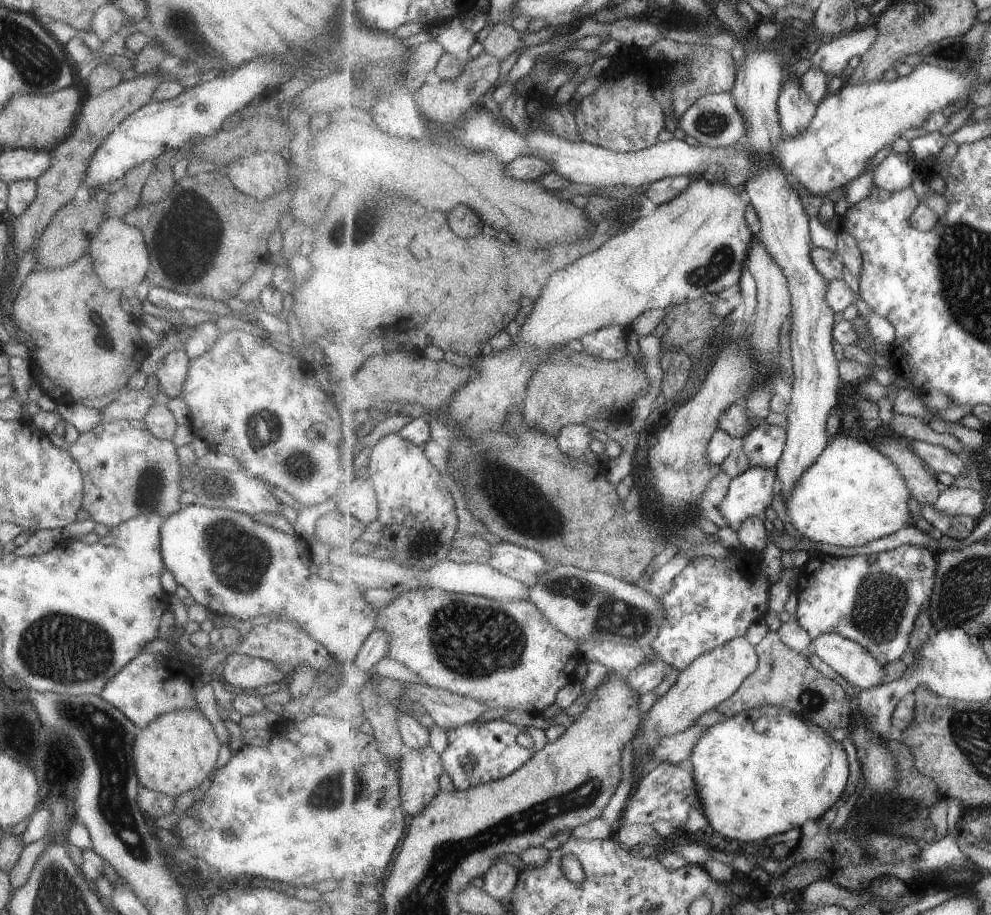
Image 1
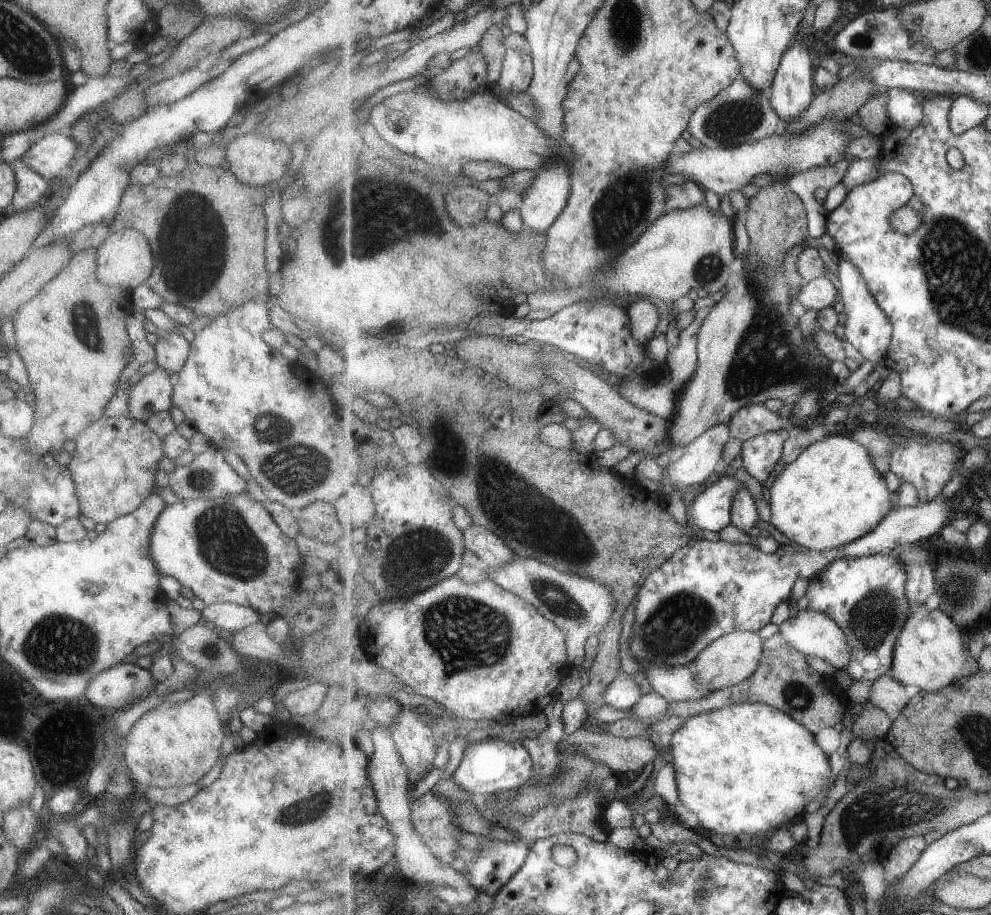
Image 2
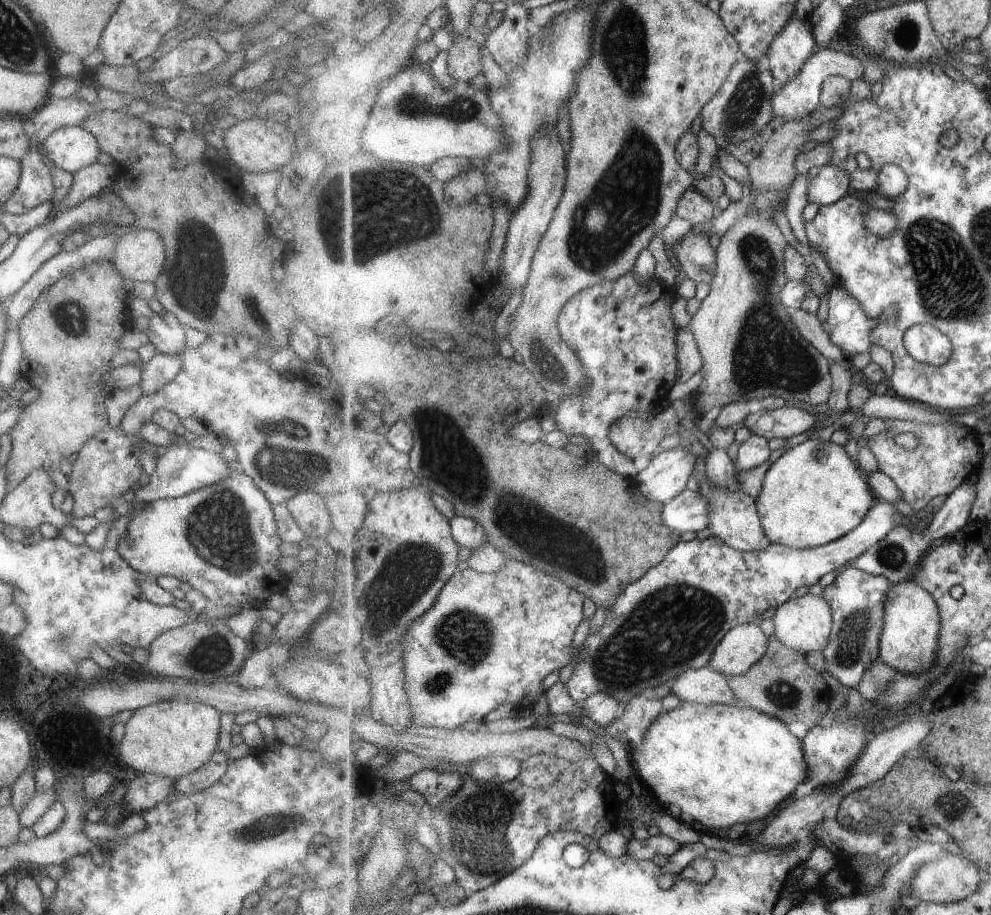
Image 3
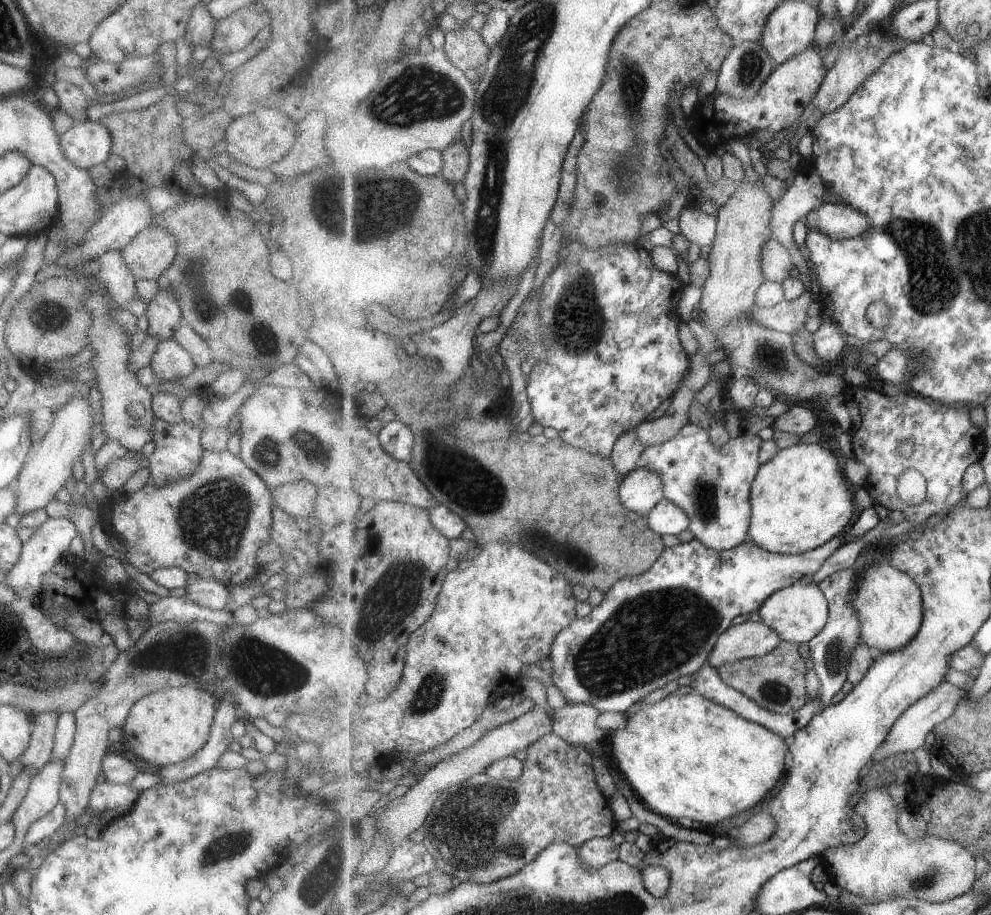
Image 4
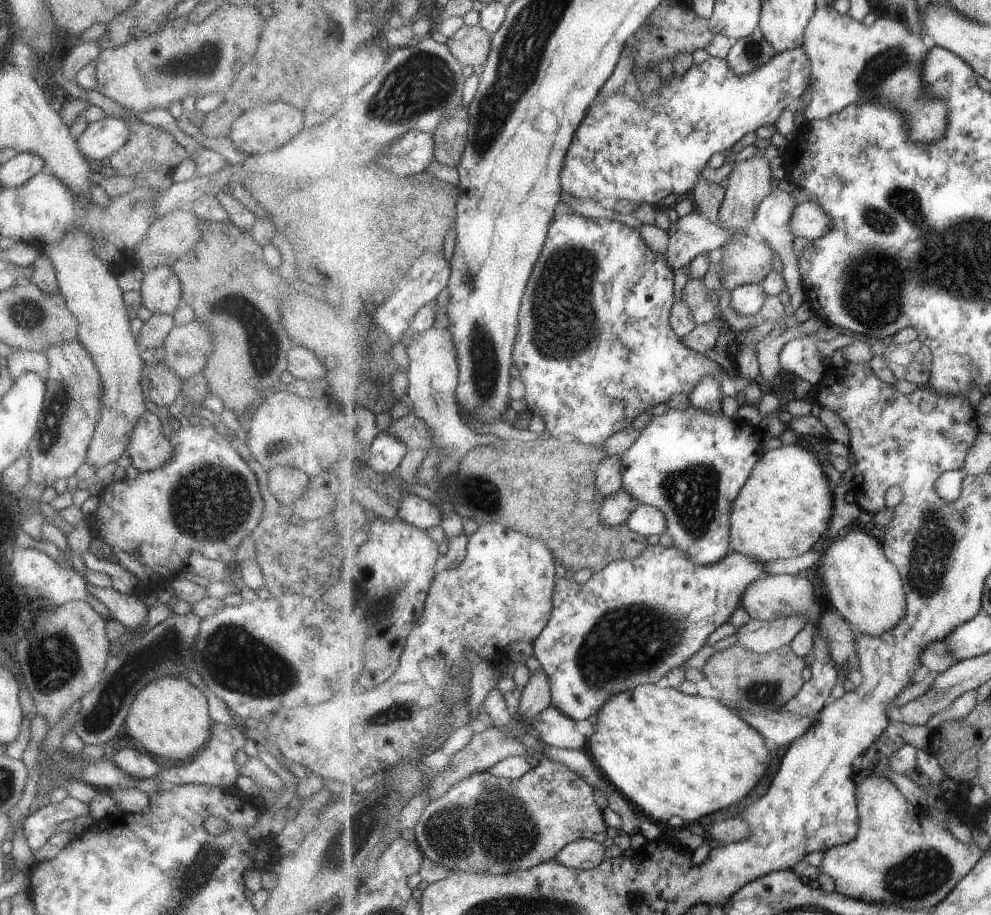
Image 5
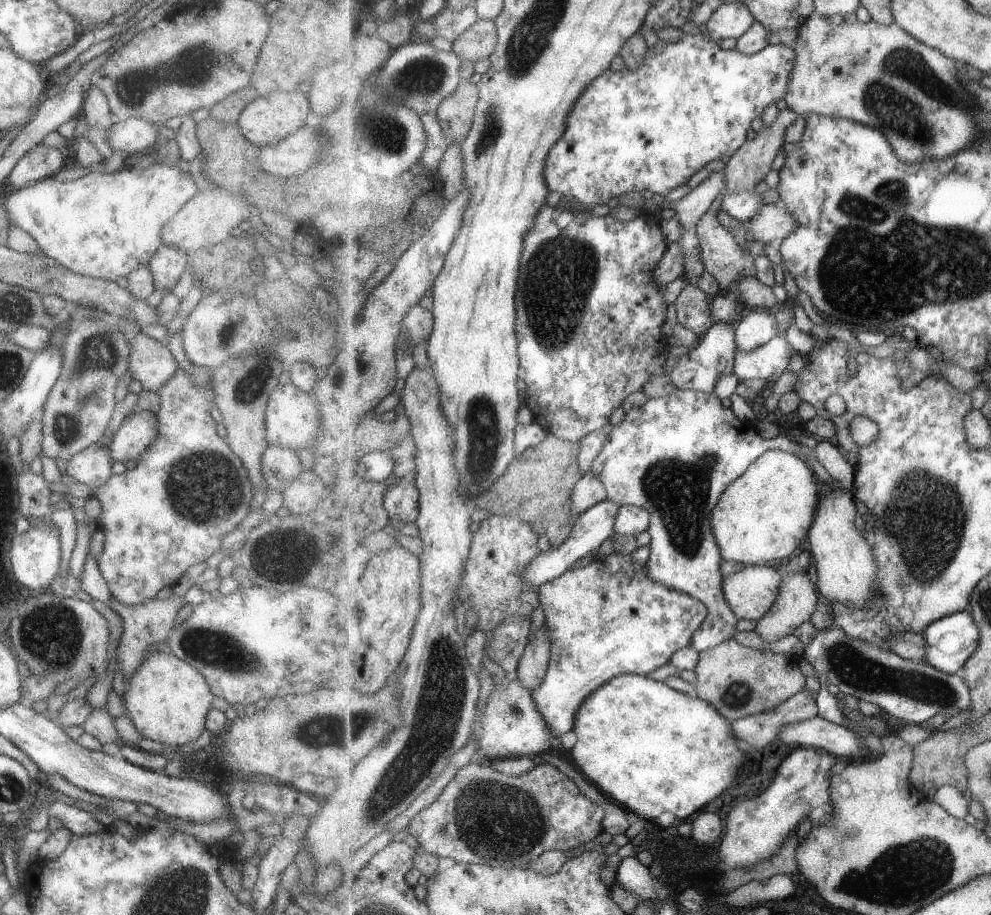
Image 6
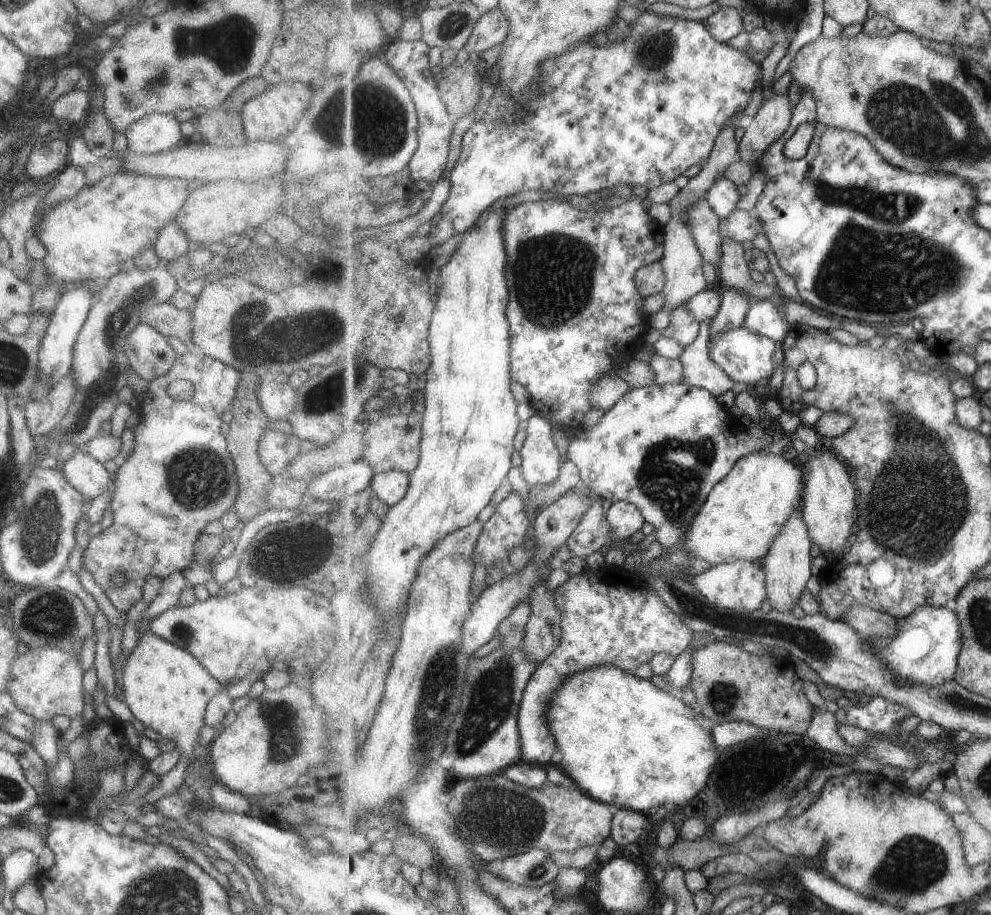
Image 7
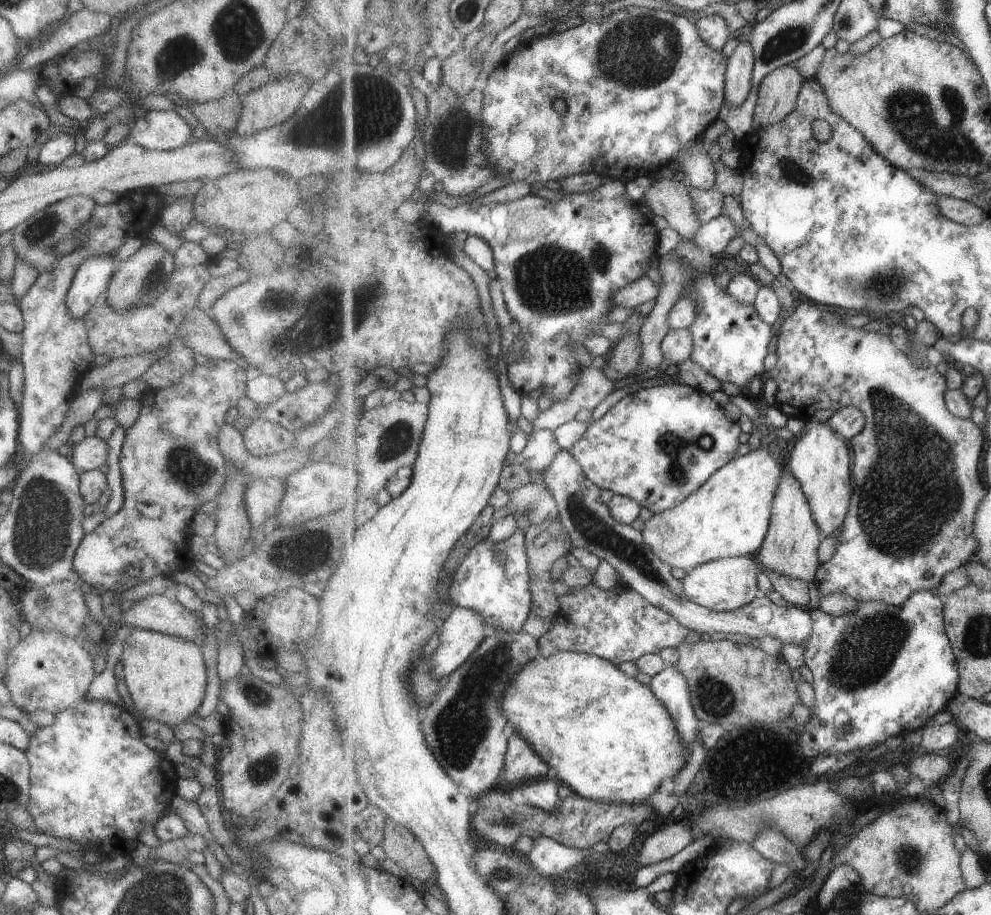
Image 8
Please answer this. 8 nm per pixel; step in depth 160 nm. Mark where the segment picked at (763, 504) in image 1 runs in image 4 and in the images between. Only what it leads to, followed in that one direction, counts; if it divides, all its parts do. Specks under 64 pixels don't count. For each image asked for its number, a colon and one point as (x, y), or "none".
2: (712, 510)
3: (689, 511)
4: (667, 518)

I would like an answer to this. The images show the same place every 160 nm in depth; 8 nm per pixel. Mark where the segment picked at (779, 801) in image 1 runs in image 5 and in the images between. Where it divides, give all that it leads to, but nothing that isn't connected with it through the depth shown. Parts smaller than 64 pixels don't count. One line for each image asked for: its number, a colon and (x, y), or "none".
2: (747, 768)
3: (722, 764)
4: (686, 756)
5: (672, 754)

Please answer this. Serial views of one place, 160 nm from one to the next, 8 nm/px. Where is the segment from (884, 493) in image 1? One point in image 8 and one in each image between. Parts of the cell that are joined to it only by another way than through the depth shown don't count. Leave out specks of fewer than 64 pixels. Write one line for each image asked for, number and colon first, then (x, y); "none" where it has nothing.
2: (833, 494)
3: (814, 494)
4: (801, 498)
5: (787, 504)
6: (765, 515)
7: (740, 520)
8: (730, 516)

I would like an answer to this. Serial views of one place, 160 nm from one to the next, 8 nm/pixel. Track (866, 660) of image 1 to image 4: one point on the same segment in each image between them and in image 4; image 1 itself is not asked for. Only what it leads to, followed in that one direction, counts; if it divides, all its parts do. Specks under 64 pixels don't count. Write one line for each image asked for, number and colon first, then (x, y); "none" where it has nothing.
2: (815, 633)
3: (804, 624)
4: (799, 612)

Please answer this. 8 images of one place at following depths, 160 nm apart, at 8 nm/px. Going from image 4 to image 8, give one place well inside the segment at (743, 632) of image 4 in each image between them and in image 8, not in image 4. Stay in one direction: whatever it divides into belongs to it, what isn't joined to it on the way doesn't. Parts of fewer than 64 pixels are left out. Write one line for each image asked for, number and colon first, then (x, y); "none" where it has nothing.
5: (758, 636)
6: (797, 601)
7: (788, 565)
8: (791, 547)

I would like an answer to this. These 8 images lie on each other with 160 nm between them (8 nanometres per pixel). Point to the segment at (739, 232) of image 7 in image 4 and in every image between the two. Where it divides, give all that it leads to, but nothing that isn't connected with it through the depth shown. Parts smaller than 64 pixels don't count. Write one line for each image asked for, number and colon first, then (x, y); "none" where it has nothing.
4: (838, 221)
5: (809, 220)
6: (774, 221)

